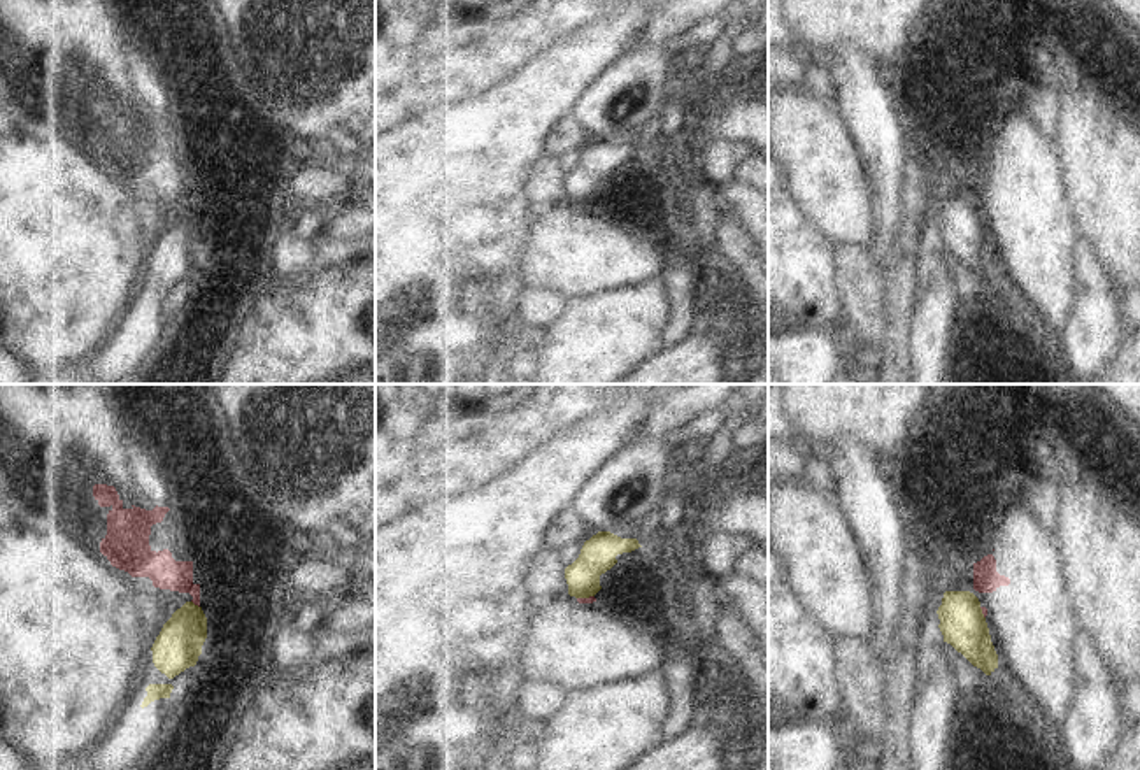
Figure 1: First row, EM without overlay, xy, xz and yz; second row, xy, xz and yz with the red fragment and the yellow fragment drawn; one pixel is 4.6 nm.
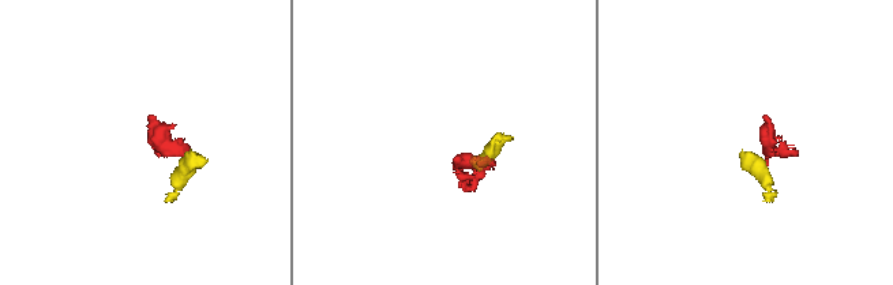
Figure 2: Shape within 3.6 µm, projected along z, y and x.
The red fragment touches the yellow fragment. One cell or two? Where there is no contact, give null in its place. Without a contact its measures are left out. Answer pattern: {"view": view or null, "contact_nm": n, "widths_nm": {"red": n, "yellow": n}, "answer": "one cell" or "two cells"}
{"view": "xy", "contact_nm": 50, "widths_nm": {"red": 150, "yellow": 200}, "answer": "two cells"}

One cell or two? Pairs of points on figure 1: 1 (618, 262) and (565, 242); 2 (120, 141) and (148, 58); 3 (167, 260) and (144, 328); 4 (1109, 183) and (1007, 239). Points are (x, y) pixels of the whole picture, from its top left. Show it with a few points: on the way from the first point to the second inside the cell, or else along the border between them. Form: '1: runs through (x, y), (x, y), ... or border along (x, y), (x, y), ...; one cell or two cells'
1: runs through (605, 253), (577, 249); one cell
2: border along (127, 48), (139, 95), (169, 114); two cells
3: runs through (160, 278), (149, 311); one cell
4: border along (1060, 165), (1065, 195), (1079, 232); two cells

